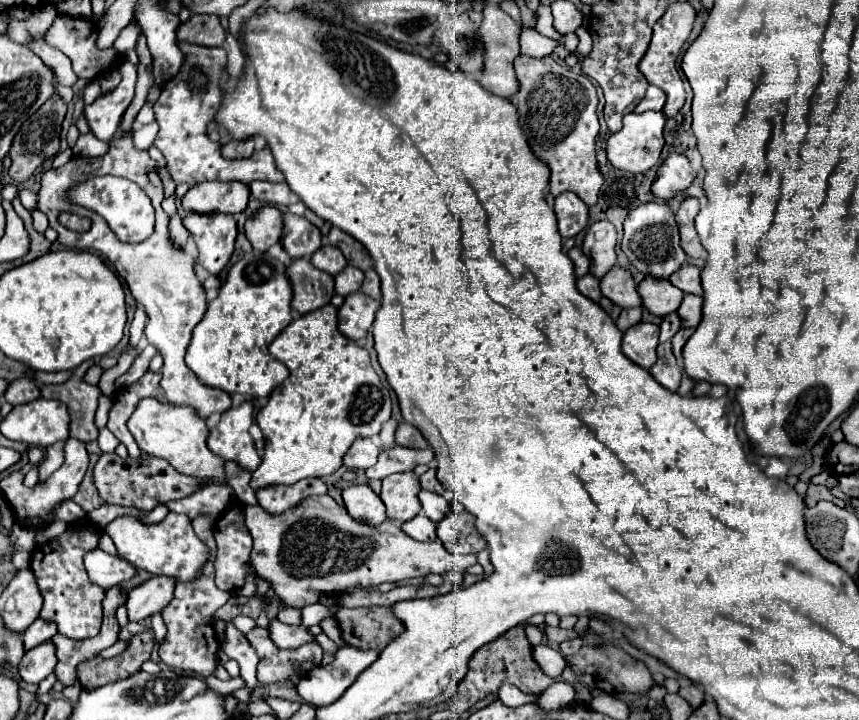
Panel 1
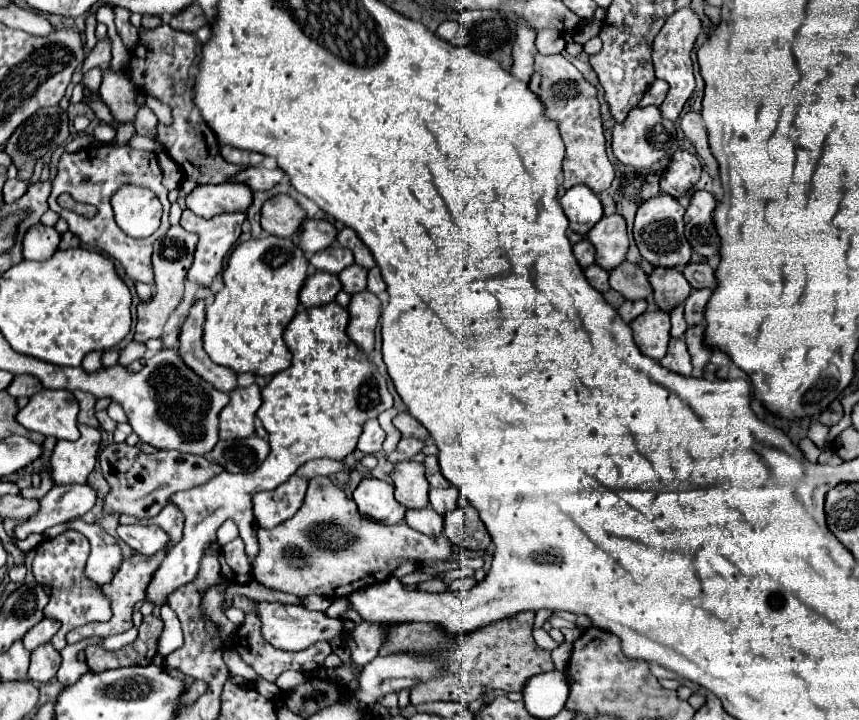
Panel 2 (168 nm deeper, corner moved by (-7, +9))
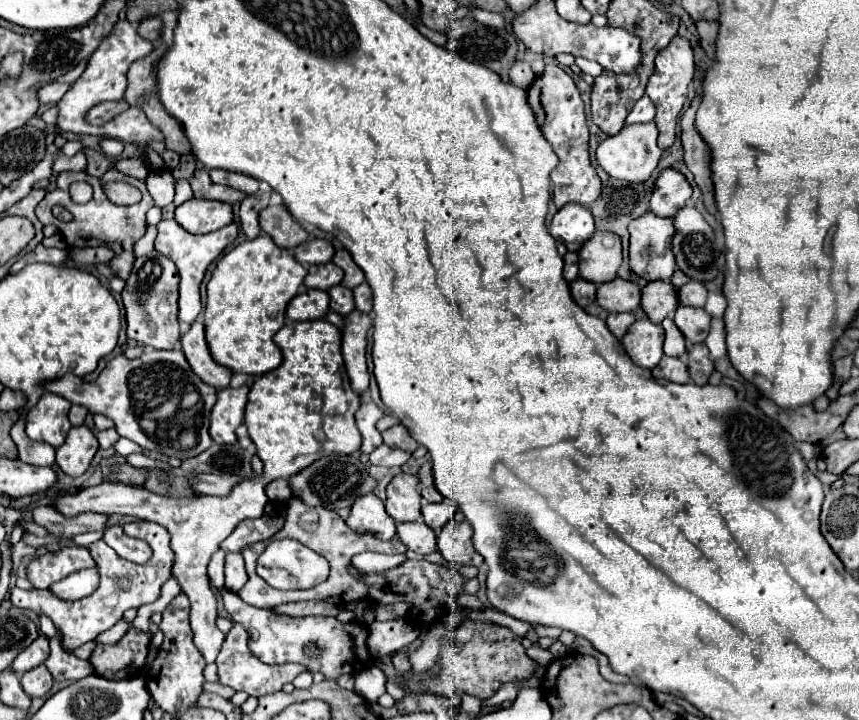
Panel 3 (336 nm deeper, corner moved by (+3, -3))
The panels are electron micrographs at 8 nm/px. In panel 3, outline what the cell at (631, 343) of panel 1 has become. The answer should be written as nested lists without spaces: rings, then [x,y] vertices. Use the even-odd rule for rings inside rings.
[[[641,319],[629,327],[621,343],[635,365],[653,369],[663,357],[663,337],[665,331],[659,323]]]

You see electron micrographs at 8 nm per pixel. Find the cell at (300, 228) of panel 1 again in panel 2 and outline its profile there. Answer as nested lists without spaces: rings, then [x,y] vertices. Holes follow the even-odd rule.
[[[307,219],[301,227],[301,249],[305,253],[317,253],[335,243],[337,229],[329,221]]]

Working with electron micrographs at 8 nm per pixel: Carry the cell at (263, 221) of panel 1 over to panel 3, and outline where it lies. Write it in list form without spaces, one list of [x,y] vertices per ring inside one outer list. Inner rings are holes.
[[[285,205],[265,207],[259,213],[259,225],[261,231],[267,233],[275,241],[275,245],[283,249],[293,249],[307,239],[307,231],[295,217],[291,217]]]

